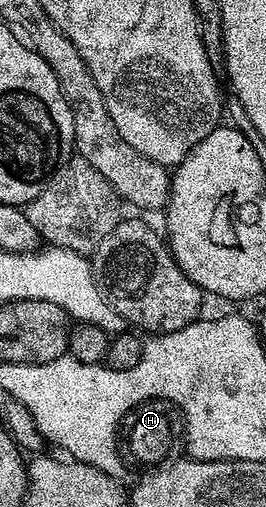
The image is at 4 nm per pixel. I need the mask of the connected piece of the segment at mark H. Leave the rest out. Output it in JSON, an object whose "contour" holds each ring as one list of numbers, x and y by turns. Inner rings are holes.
{"contour":[[165,394,157,396,143,396,142,399,136,399,134,404,126,408,122,412,118,420,115,420,114,428,114,444,112,450,107,450,105,454,80,454,76,457,82,464,88,466,96,466,96,470,104,470,104,474,108,474,112,478,121,480,123,485,133,486,144,482,144,478,148,478,152,474,160,474,160,470,166,466,172,466,177,460,187,460,189,464,225,464,226,462,234,462,233,456,215,456,202,457,194,455,194,451,190,449,190,420,186,410,176,400,171,399]]}

